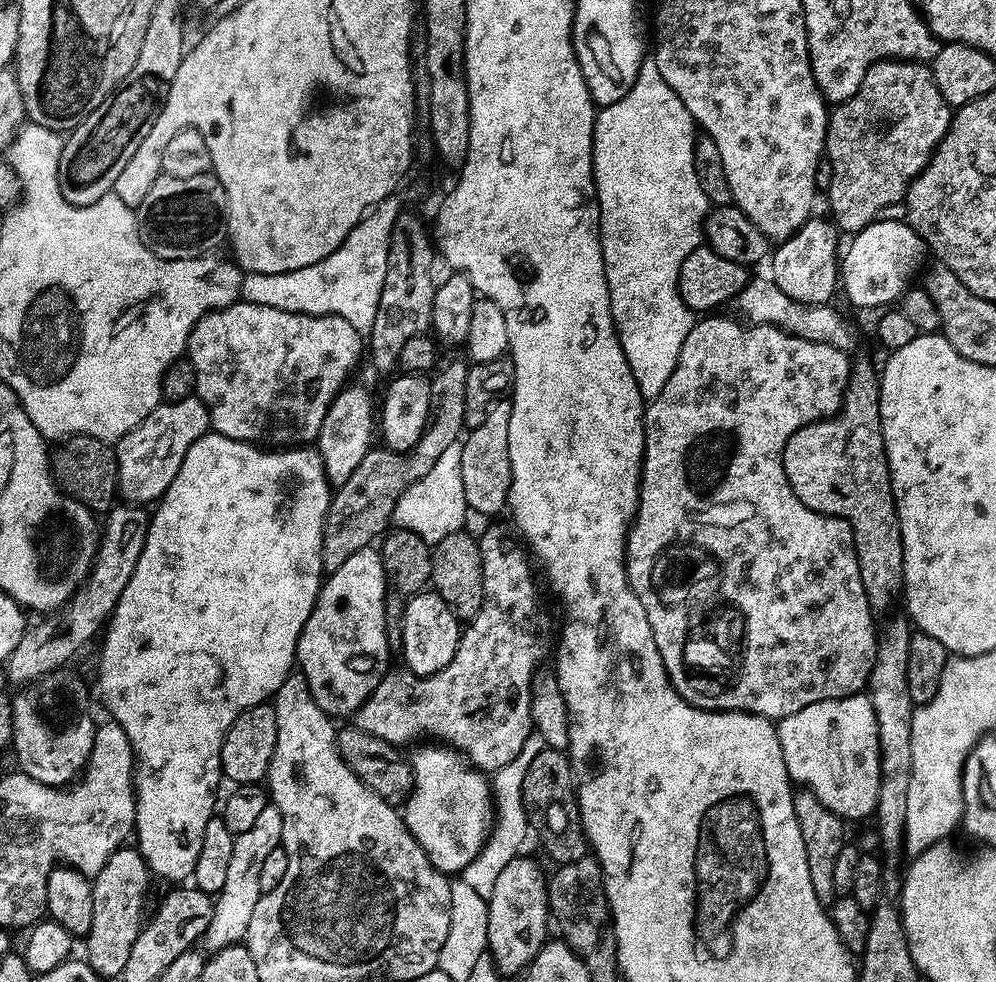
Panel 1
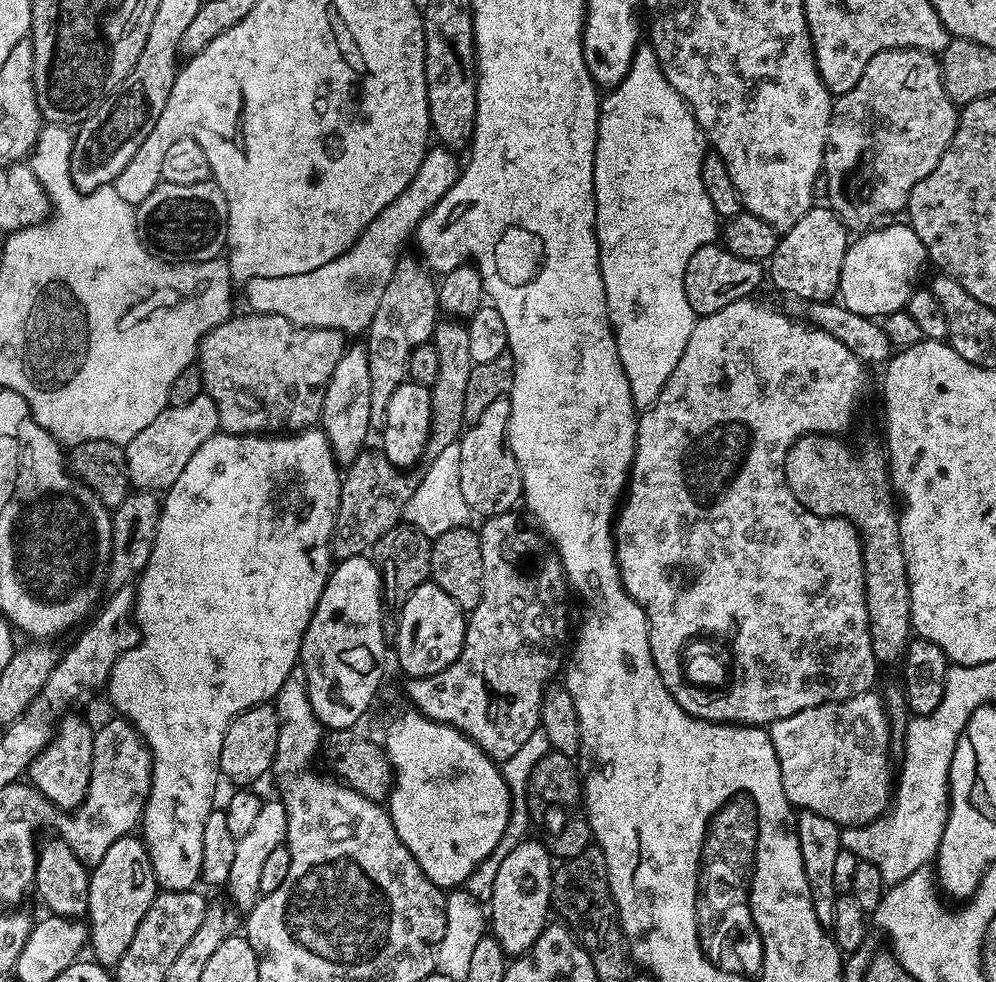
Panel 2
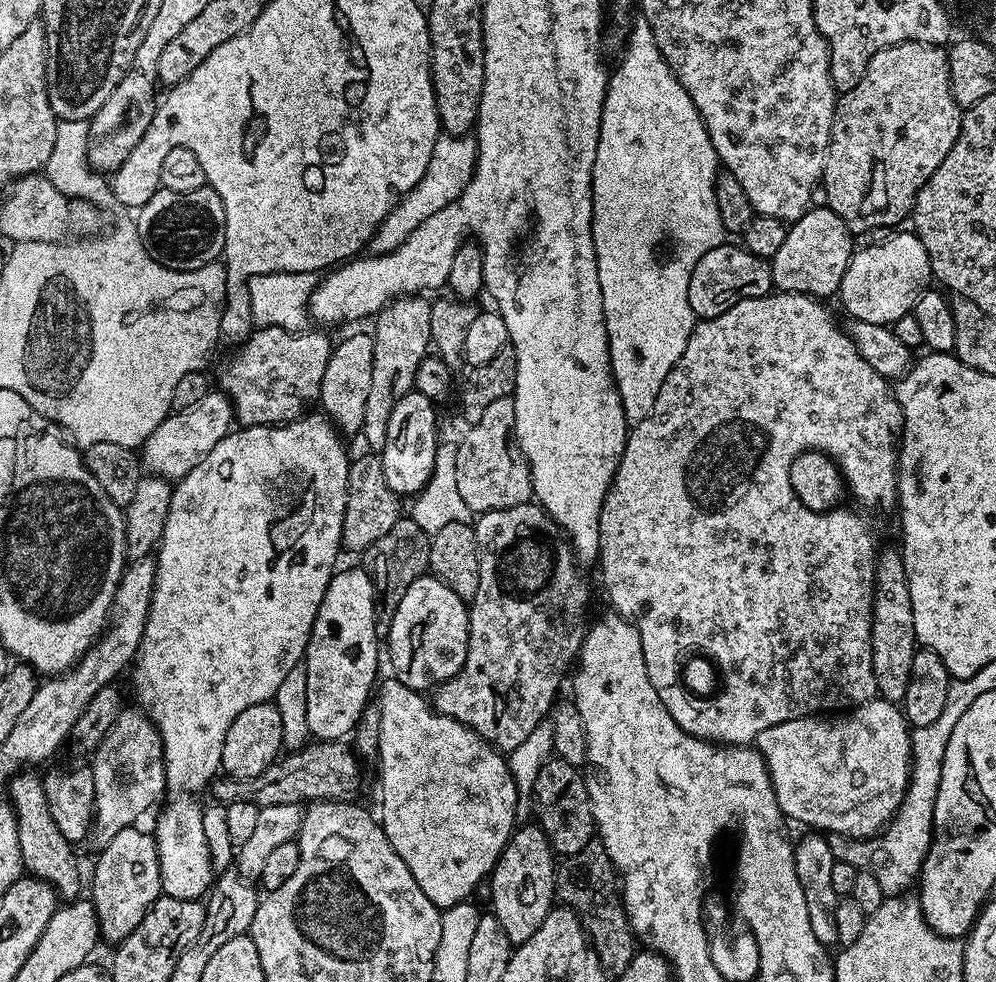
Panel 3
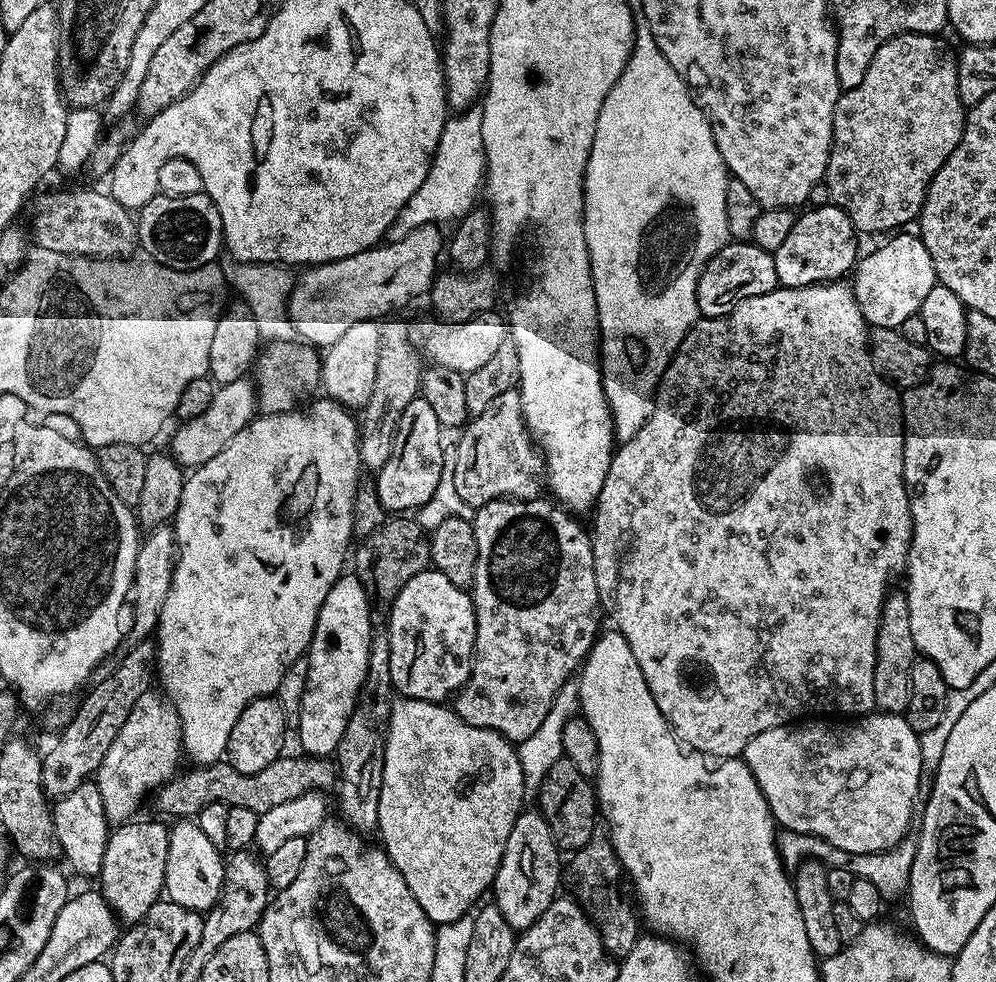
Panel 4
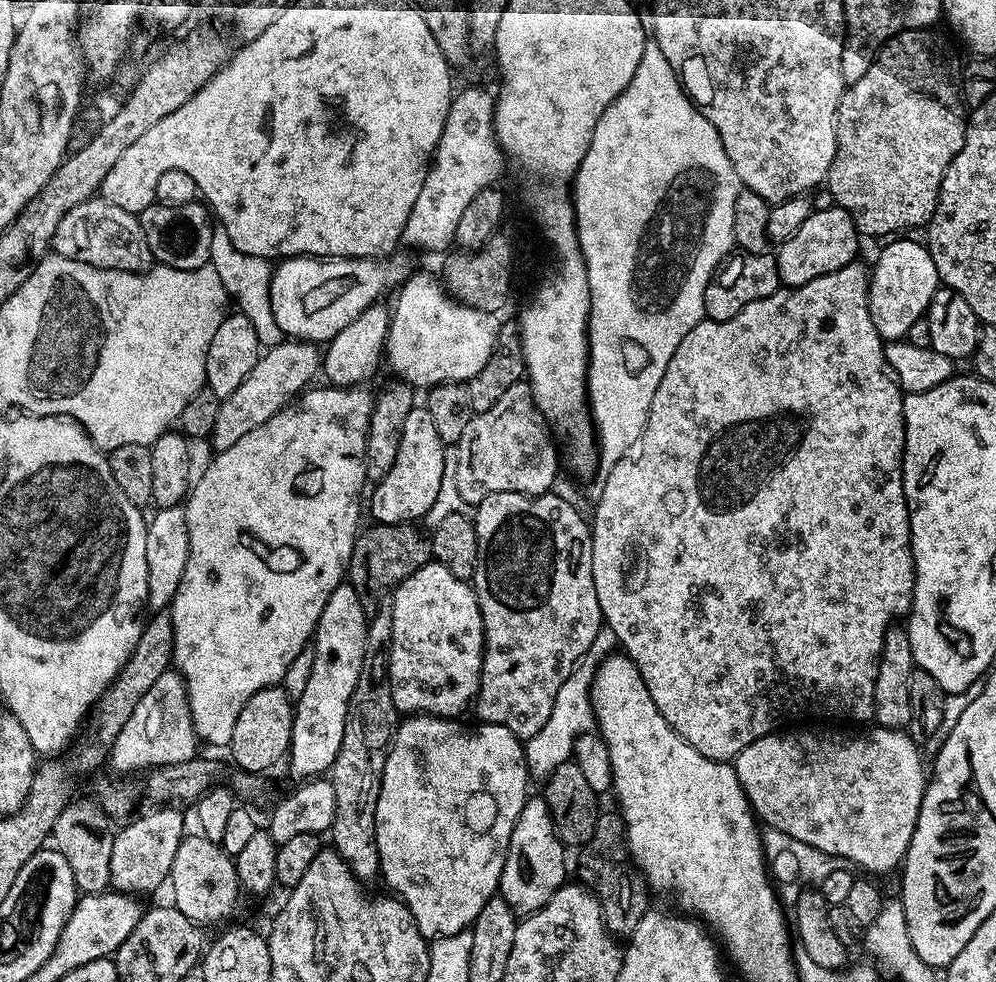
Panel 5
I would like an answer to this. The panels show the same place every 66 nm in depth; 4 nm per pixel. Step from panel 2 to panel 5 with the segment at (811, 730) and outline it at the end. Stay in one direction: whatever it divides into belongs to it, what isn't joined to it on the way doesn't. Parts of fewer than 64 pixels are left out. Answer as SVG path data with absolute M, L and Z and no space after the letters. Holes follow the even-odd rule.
M872 726L869 732L860 732L857 736L843 736L840 732L788 732L792 730L777 730L768 736L750 742L750 746L739 752L733 763L733 768L742 782L744 793L752 804L752 811L767 827L782 830L782 834L790 834L790 838L798 838L798 842L806 842L806 846L814 846L828 856L841 856L849 865L857 869L865 868L865 873L888 872L891 868L899 869L904 862L904 855L910 846L910 838L914 834L914 826L918 822L918 814L922 806L924 789L926 787L926 764L920 761L917 741L908 735L907 731L898 728L881 728Z

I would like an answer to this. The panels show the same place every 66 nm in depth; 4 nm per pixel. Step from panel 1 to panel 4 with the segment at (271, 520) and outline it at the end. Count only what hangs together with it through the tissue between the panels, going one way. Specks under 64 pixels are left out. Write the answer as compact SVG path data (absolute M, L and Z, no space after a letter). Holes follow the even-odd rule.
M329 398L321 399L313 399L307 406L297 407L291 412L257 415L242 430L238 430L238 434L234 434L226 447L218 450L214 458L210 458L210 462L187 473L182 502L174 517L176 565L172 571L170 592L166 594L166 602L162 602L162 614L156 623L154 643L158 684L161 684L159 687L163 695L176 708L182 730L182 752L187 759L188 756L192 759L193 765L217 763L227 753L230 730L234 730L238 714L242 714L242 710L246 710L250 702L276 693L282 682L282 674L286 674L286 670L290 670L290 666L294 666L294 662L298 662L307 653L314 626L318 622L318 610L322 610L322 602L326 602L330 586L334 586L336 579L345 571L344 559L347 556L349 559L350 556L348 543L354 540L354 498L362 480L360 429L357 417L349 409ZM180 818L175 821L169 827L168 830L168 853L166 854L166 878L164 879L164 892L166 893L167 899L174 901L178 906L186 906L190 910L194 910L198 913L205 913L209 908L213 908L218 902L220 897L220 891L224 885L224 861L225 857L222 855L221 849L214 846L214 842L210 842L210 838L206 838L206 834L202 834L199 823L192 818Z

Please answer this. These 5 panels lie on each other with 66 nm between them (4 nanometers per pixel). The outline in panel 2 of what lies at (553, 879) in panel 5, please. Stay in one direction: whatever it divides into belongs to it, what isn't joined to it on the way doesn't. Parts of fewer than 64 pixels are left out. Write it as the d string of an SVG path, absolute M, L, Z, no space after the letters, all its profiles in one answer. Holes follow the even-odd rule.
M539 839L524 840L501 858L492 876L490 934L498 946L502 946L505 957L523 956L538 942L538 934L542 934L544 925L549 923L553 871L554 857Z

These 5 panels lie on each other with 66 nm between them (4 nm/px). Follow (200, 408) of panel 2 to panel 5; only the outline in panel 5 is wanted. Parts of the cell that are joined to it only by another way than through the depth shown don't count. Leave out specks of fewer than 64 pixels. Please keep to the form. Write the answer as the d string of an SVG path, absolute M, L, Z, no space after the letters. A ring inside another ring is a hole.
M288 338L263 353L242 384L220 401L218 416L214 421L216 452L234 446L238 438L250 434L250 430L258 430L262 422L270 422L274 414L293 403L315 381L312 379L316 374L318 376L322 368L322 352L316 348L319 347L315 343Z

